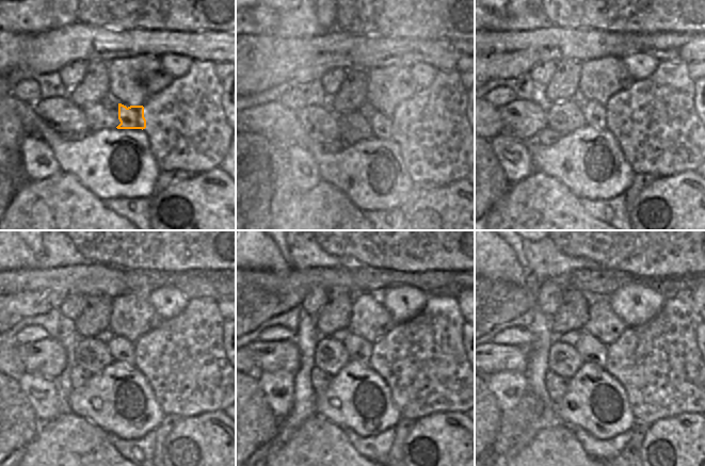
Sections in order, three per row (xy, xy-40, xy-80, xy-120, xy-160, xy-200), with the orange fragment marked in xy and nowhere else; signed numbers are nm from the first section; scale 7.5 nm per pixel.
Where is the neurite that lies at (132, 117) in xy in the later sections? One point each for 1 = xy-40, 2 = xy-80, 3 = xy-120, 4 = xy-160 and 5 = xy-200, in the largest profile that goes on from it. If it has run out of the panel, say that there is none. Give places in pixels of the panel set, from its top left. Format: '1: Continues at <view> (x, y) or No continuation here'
1: Continues at xy-40 (364, 117)
2: Continues at xy-80 (599, 113)
3: Continues at xy-120 (121, 350)
4: Continues at xy-160 (358, 349)
5: Continues at xy-200 (590, 349).

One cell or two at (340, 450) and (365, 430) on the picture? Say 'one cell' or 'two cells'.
two cells

